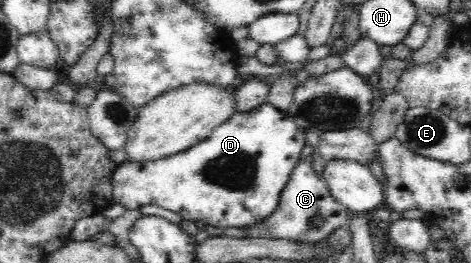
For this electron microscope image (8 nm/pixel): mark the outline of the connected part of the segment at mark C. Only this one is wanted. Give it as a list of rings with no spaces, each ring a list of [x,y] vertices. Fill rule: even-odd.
[[[307,157],[299,160],[293,167],[285,188],[281,190],[277,208],[262,222],[255,222],[253,225],[243,226],[245,239],[265,238],[271,240],[289,240],[303,245],[318,245],[326,238],[347,223],[351,212],[345,206],[340,205],[329,192],[327,183],[318,176],[318,173],[311,167],[311,159]],[[318,218],[324,218],[324,225],[320,229],[311,228],[311,221],[314,223]]]

